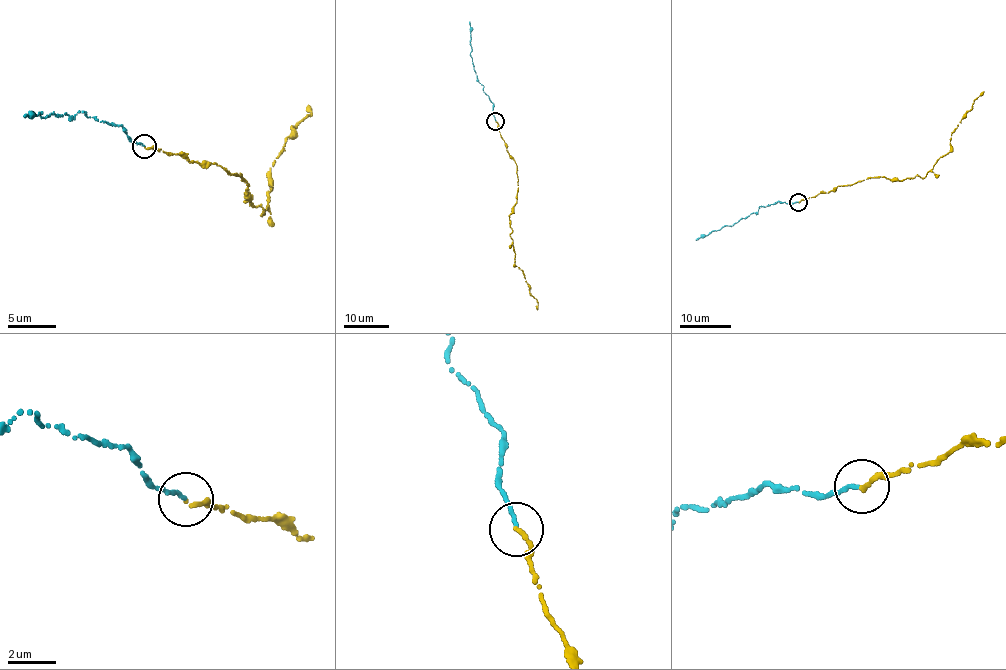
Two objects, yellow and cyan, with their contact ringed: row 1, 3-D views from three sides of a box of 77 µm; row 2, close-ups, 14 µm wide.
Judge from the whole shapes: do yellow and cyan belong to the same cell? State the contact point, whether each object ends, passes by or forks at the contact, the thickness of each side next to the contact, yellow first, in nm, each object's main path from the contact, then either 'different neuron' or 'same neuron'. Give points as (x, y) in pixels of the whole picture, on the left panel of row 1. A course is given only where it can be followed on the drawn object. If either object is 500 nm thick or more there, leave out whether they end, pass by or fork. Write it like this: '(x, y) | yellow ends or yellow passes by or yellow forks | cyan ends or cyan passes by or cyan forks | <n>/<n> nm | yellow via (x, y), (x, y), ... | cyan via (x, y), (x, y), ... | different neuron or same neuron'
(144, 146) | yellow ends | cyan ends | 180/160 nm | yellow via (144, 146), (243, 177), (250, 194), (244, 201), (262, 214), (272, 162), (294, 125), (311, 113), (308, 105) | cyan via (143, 145), (131, 141), (122, 126), (89, 117), (84, 111), (72, 118), (31, 111), (32, 117), (23, 116) | same neuron

